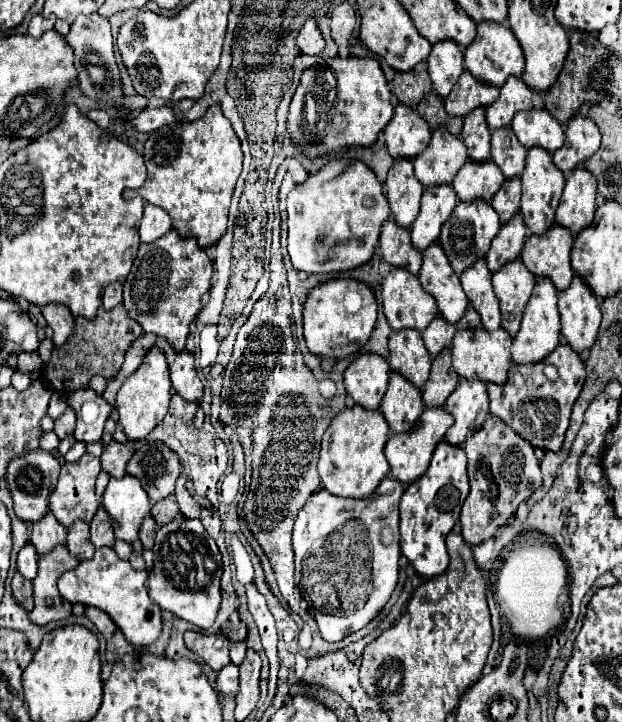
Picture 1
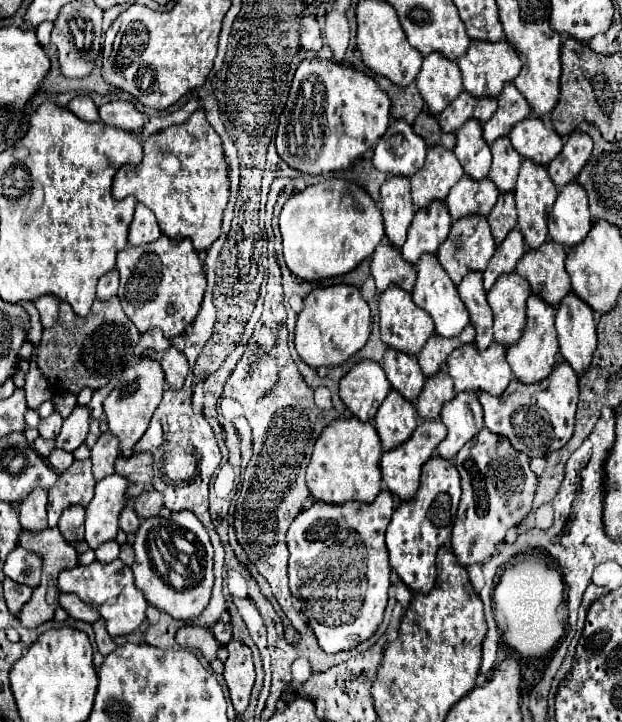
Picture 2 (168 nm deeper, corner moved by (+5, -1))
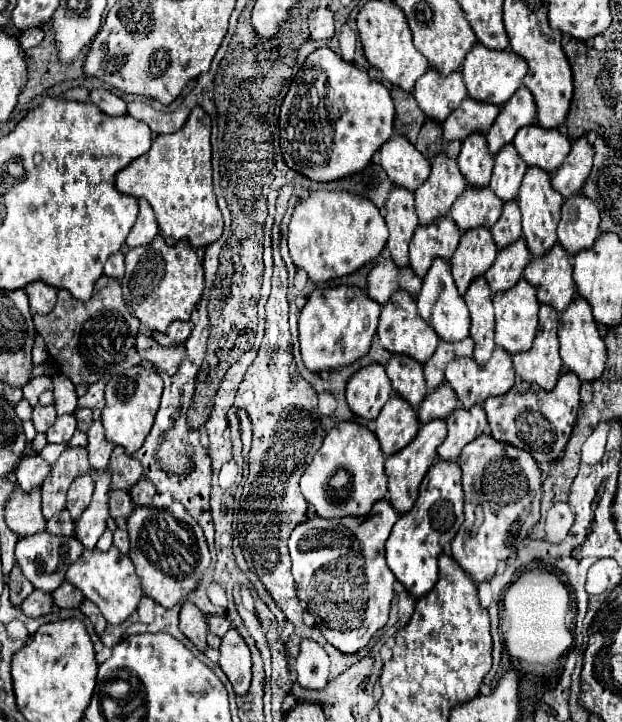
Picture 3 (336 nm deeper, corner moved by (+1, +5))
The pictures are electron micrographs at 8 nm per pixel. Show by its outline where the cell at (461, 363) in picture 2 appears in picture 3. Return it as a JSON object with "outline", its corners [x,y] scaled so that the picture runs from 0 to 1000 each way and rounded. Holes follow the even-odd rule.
{"outline":[[[796,482],[780,507],[770,507],[760,496],[732,496],[725,499],[725,504],[715,512],[715,526],[732,540],[744,565],[777,560],[783,548],[805,548],[818,543],[818,537],[828,532],[828,512],[825,512],[822,490],[815,490],[809,482]]]}

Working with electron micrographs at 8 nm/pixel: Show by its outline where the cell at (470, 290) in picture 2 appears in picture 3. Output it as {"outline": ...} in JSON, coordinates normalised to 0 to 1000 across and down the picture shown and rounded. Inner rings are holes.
{"outline":[[[777,382],[764,385],[748,404],[748,418],[757,432],[757,468],[764,471],[760,496],[767,504],[780,504],[796,482],[793,457],[796,457],[796,438],[789,421],[789,399]]]}

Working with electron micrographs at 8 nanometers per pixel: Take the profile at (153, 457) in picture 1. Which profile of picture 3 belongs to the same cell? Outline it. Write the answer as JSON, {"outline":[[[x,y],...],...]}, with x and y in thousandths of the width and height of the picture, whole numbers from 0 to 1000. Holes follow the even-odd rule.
{"outline":[[[185,618],[178,637],[175,637],[175,651],[178,651],[178,676],[182,679],[211,679],[217,668],[230,662],[230,645],[223,643],[220,634],[204,632],[195,618]]]}

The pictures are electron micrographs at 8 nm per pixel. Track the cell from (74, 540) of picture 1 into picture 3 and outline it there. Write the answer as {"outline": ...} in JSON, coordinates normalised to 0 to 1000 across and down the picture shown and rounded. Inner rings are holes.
{"outline":[[[150,659],[121,662],[111,681],[108,681],[108,706],[114,709],[117,720],[127,720],[133,706],[143,701],[150,684]]]}

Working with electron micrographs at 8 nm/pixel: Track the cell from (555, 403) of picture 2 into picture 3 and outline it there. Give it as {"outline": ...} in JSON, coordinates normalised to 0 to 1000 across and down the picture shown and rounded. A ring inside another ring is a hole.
{"outline":[[[905,515],[889,540],[873,540],[854,535],[844,543],[831,543],[822,548],[822,540],[809,548],[789,548],[777,560],[786,584],[786,601],[796,609],[818,612],[831,620],[847,623],[863,640],[895,637],[905,626],[918,596],[924,590],[924,579],[931,571],[931,535],[934,529],[918,515]]]}

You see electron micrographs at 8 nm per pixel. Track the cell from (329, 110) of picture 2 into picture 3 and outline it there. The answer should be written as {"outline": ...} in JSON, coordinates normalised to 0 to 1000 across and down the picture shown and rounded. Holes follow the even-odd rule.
{"outline":[[[510,66],[494,78],[452,144],[449,177],[455,219],[468,235],[510,252],[564,244],[580,238],[596,216],[629,191],[632,158],[632,139],[622,119],[600,111],[590,97],[555,86],[532,66]]]}

